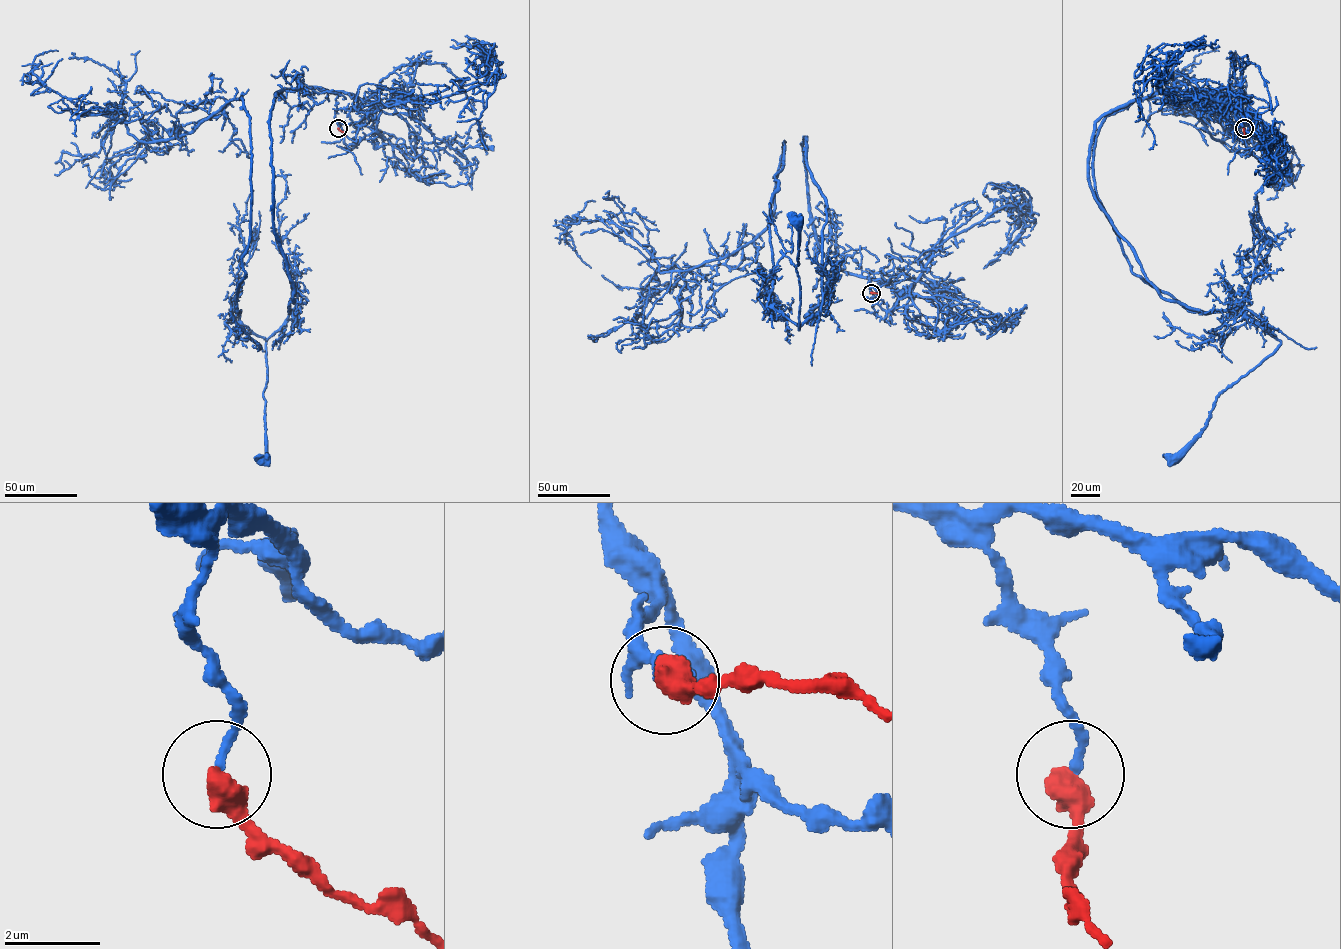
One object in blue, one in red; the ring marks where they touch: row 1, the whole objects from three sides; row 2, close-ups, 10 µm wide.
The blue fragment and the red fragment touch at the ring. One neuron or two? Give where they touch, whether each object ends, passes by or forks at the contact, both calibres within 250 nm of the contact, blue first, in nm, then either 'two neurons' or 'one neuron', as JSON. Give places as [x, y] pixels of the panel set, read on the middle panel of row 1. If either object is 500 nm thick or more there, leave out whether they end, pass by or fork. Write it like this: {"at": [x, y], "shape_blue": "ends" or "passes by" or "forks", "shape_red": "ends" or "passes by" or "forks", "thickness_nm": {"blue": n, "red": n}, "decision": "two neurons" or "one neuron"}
{"at": [871, 293], "thickness_nm": {"blue": 160, "red": 600}, "decision": "one neuron"}

